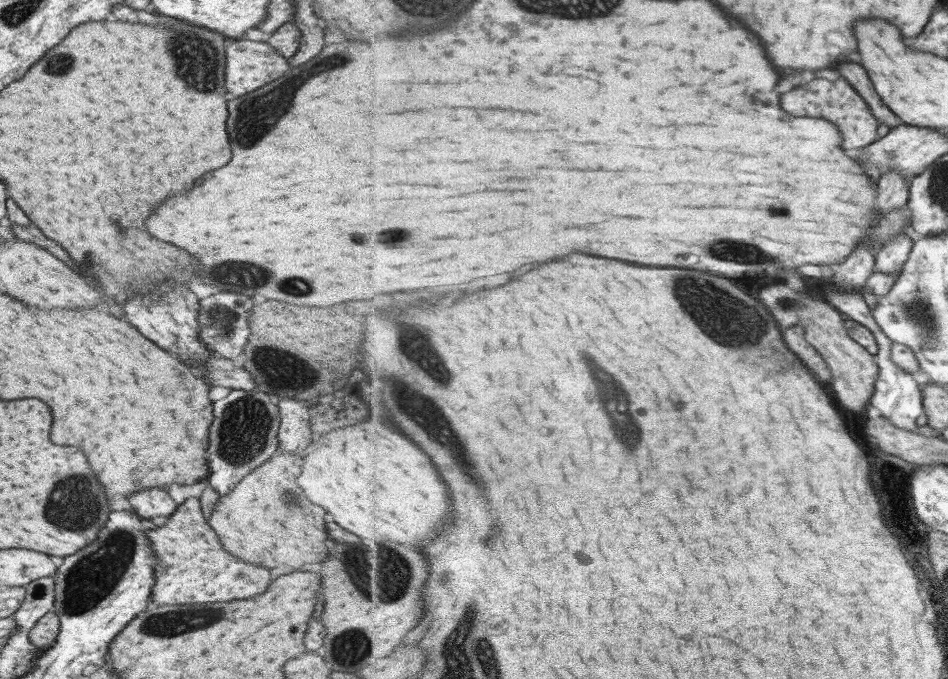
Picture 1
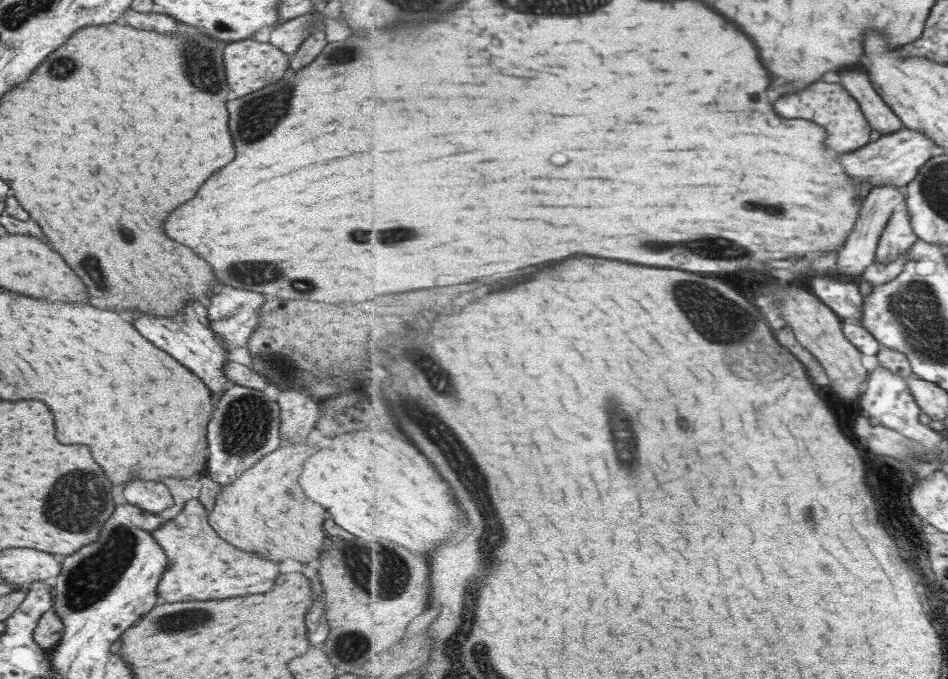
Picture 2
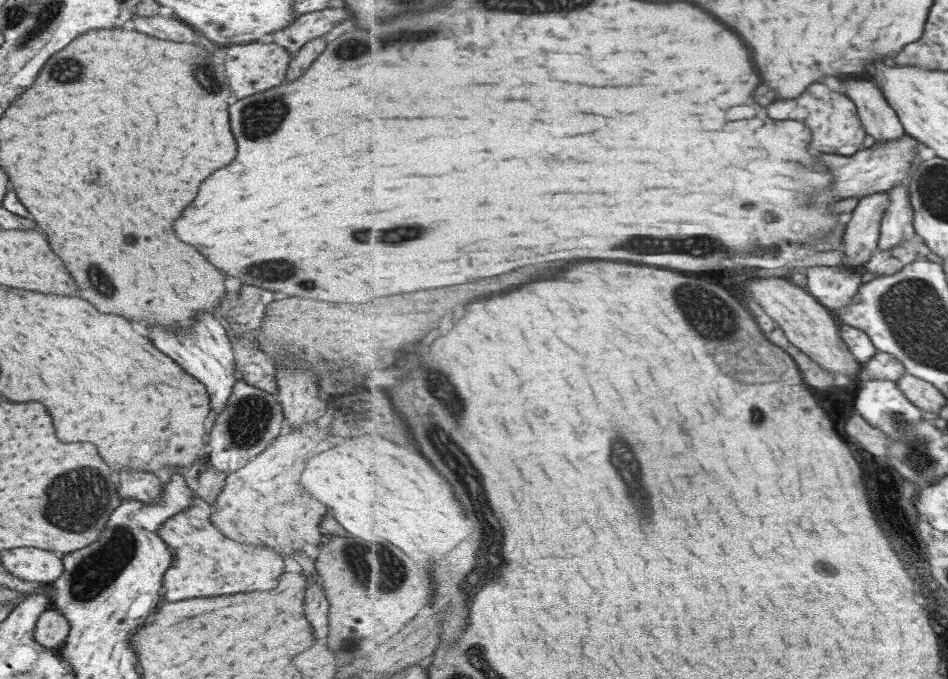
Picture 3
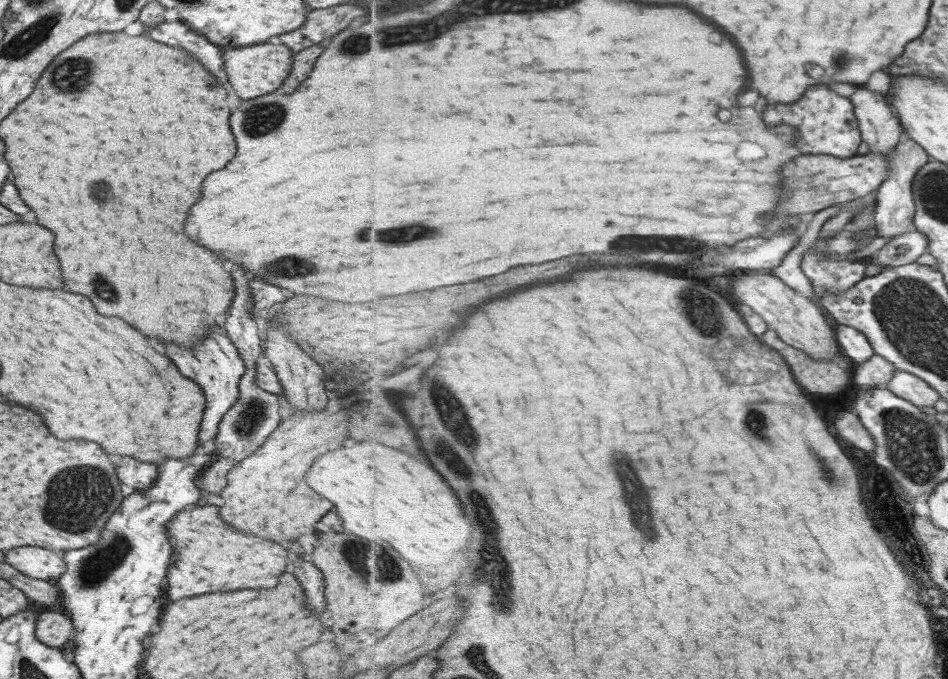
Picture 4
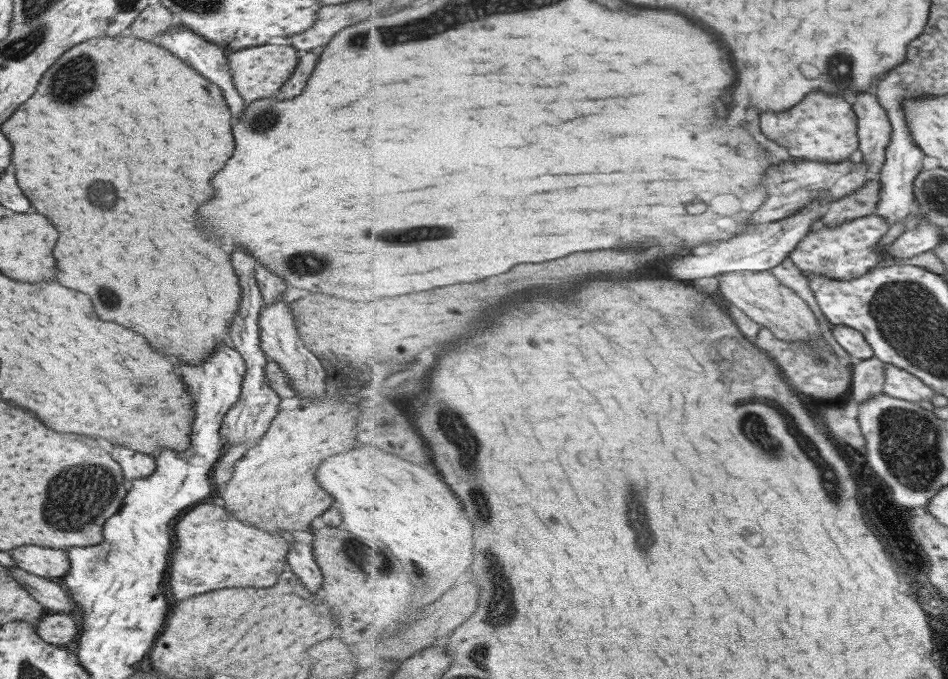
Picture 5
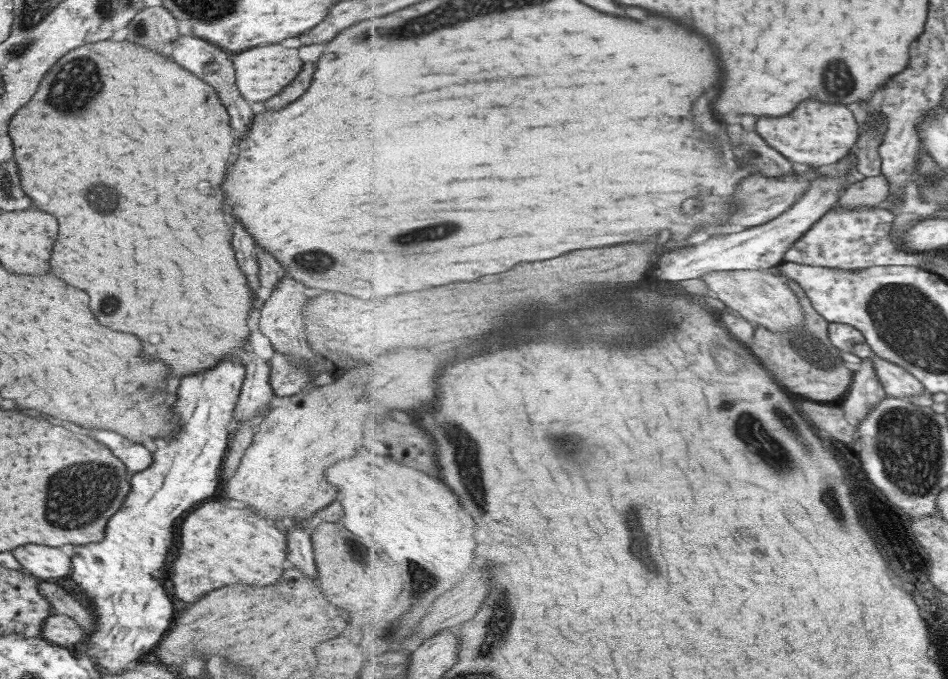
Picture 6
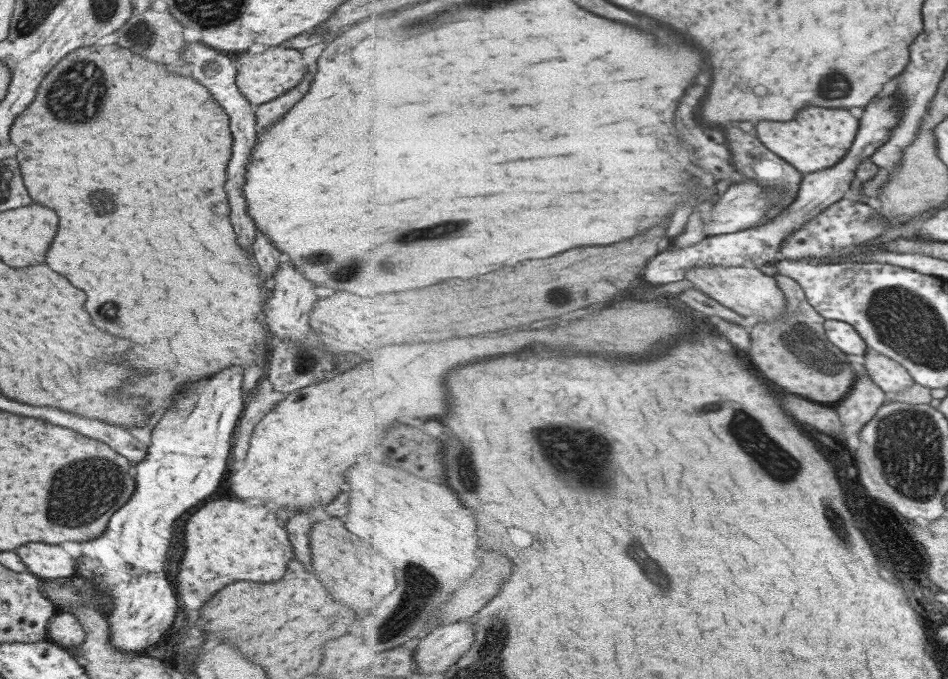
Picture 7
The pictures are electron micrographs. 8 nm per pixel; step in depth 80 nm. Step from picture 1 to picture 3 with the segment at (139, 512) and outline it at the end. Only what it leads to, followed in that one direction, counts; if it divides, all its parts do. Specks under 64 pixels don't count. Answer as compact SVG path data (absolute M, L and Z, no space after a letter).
M125 470L119 474L119 488L118 495L121 499L132 498L133 500L138 500L138 502L158 502L160 500L162 484L160 480L157 480L153 474L143 474L143 472L135 472L135 470Z

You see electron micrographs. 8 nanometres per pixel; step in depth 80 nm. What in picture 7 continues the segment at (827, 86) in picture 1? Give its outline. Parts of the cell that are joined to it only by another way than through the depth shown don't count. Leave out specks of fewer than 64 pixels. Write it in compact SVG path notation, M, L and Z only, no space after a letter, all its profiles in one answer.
M807 106L793 122L761 122L757 126L761 142L776 152L799 173L814 173L835 166L853 146L860 132L860 119L849 110L825 110L821 106Z

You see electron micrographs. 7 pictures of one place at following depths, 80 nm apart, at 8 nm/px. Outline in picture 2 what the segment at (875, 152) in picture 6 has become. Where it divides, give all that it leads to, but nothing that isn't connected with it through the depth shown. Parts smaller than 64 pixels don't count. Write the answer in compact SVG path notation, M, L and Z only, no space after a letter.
M861 70L843 74L843 86L860 102L874 130L888 135L905 128L904 122L875 90L870 76Z

